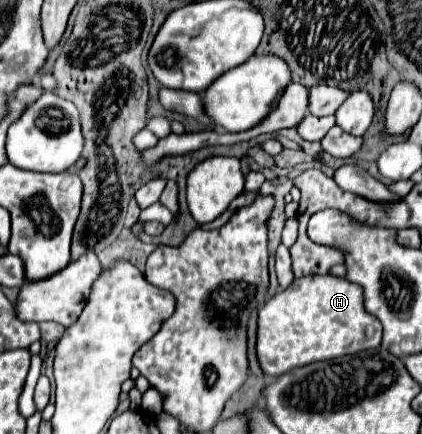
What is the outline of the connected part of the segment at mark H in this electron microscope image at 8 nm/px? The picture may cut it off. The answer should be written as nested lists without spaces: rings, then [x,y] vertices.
[[[306,275],[276,293],[258,311],[258,359],[266,375],[284,375],[316,361],[352,355],[382,343],[382,325],[366,313],[362,287],[336,275]]]

